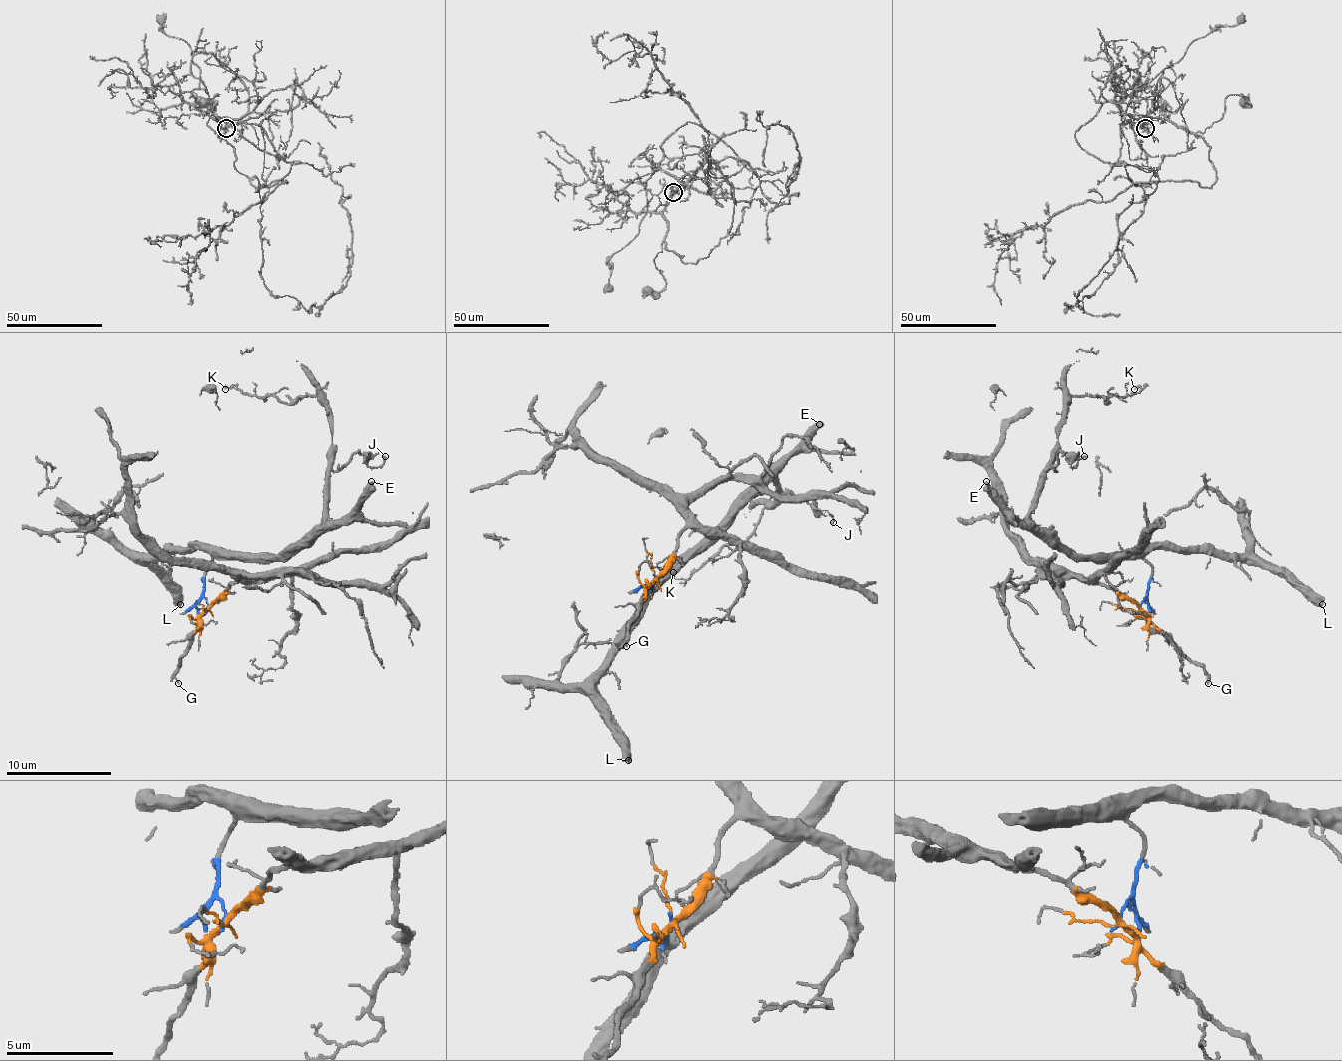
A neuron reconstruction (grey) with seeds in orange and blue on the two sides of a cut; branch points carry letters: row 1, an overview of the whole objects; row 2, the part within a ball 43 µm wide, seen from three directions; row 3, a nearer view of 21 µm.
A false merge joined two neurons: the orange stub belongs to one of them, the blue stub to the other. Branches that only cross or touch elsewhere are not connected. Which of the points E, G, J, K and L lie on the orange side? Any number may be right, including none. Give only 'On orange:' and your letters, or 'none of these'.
On orange: G

